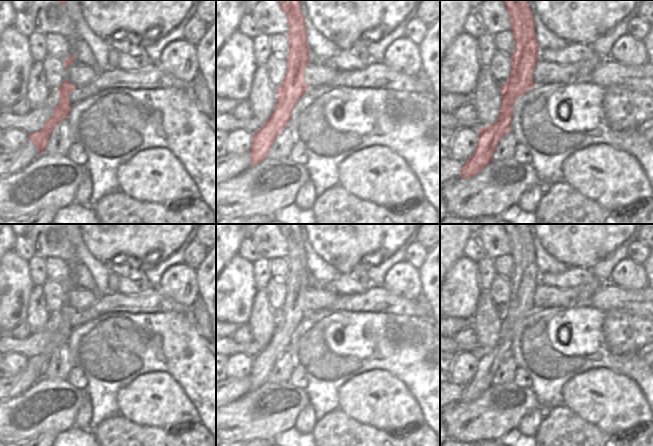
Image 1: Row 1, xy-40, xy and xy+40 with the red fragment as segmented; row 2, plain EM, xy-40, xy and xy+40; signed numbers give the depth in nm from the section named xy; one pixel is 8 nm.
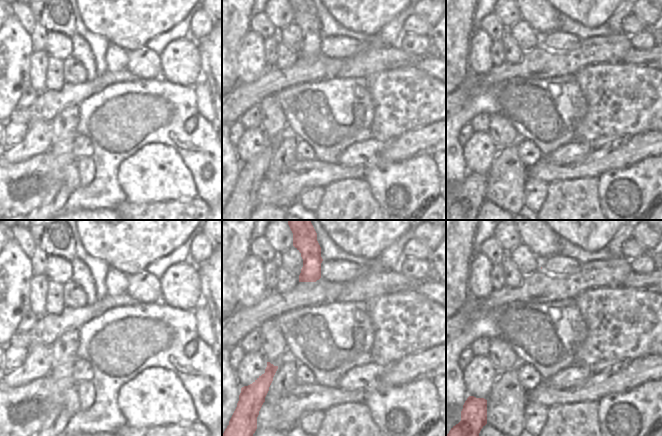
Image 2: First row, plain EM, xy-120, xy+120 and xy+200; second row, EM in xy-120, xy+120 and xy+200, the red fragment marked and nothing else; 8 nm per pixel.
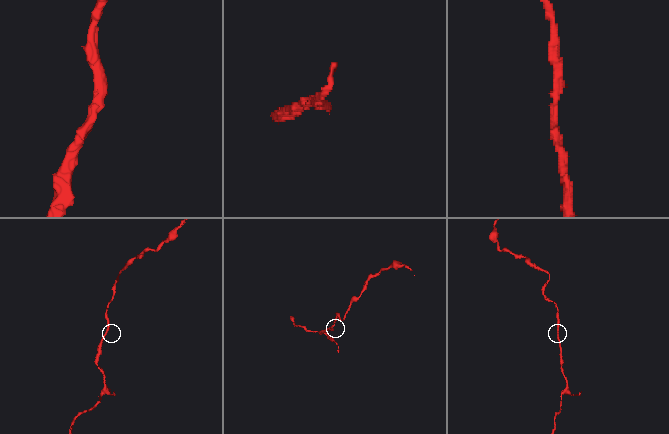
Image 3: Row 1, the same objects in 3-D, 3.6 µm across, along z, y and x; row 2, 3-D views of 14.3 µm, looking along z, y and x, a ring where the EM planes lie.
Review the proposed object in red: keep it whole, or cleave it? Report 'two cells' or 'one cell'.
one cell

